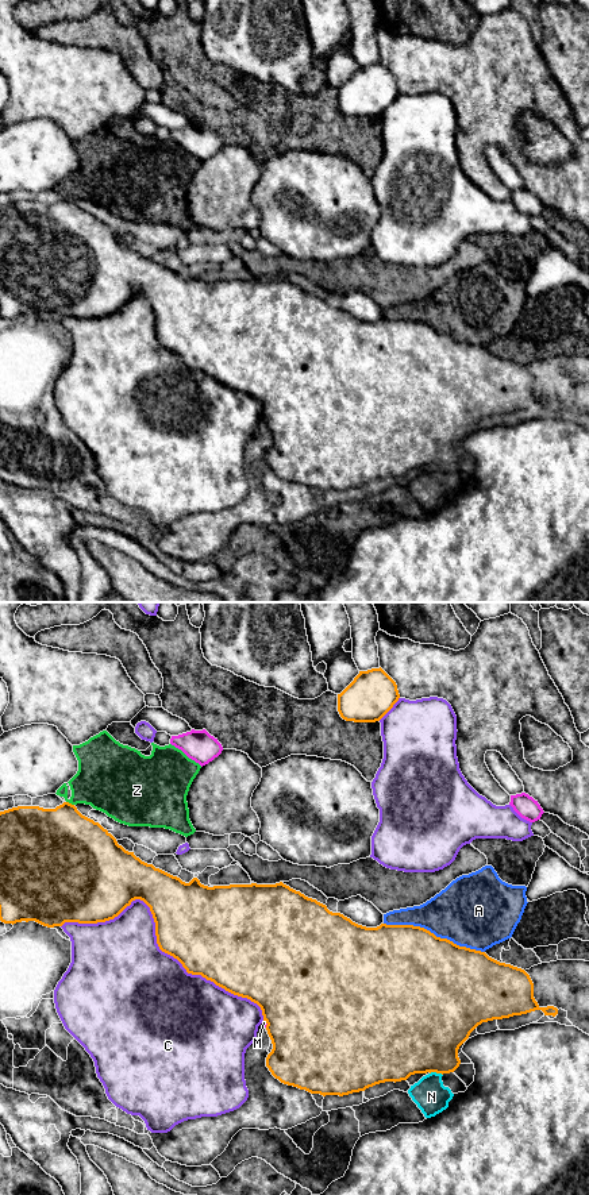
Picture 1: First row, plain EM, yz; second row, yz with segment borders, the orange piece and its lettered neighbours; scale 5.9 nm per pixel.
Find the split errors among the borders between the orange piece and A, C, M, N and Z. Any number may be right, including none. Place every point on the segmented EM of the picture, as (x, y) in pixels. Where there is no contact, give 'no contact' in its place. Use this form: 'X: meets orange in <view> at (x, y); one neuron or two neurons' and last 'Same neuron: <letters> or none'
A: meets orange in yz at (432, 933); two neurons
C: meets orange in yz at (157, 941); two neurons
M: meets orange in yz at (266, 1022); one neuron
N: meets orange in yz at (437, 1072); two neurons
Z: meets orange in yz at (70, 804); two neurons
Same neuron: M

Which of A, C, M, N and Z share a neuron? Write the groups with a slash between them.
A / C / M / N / Z

